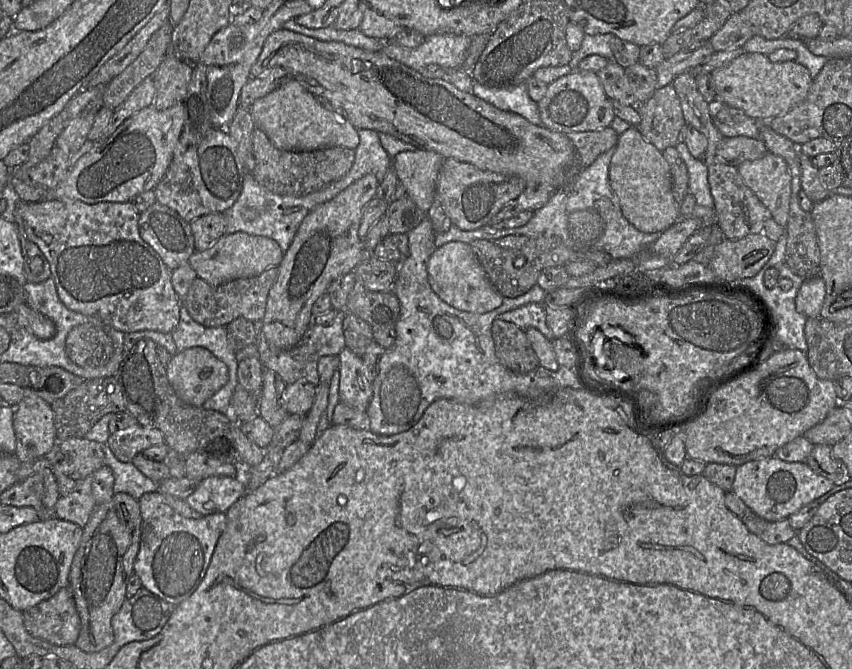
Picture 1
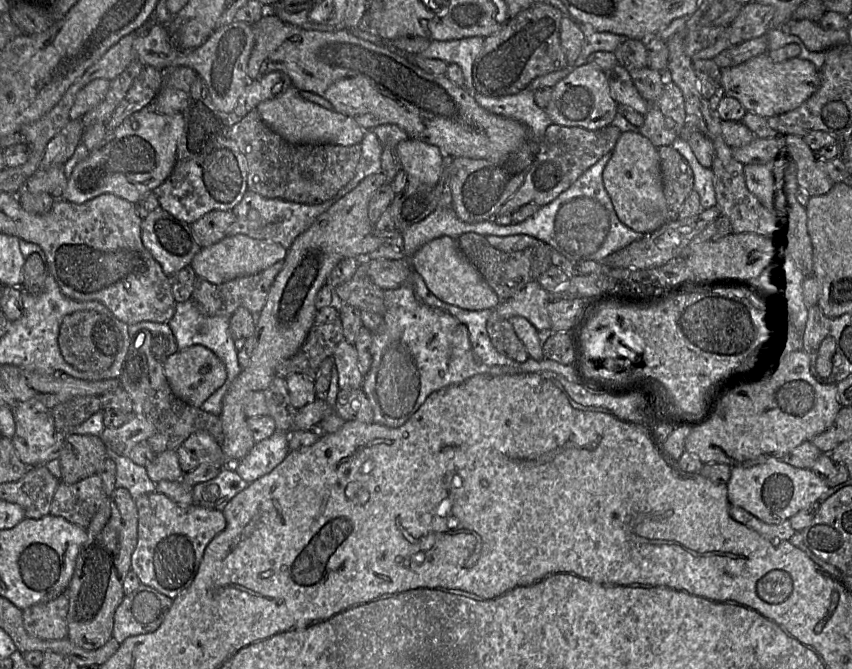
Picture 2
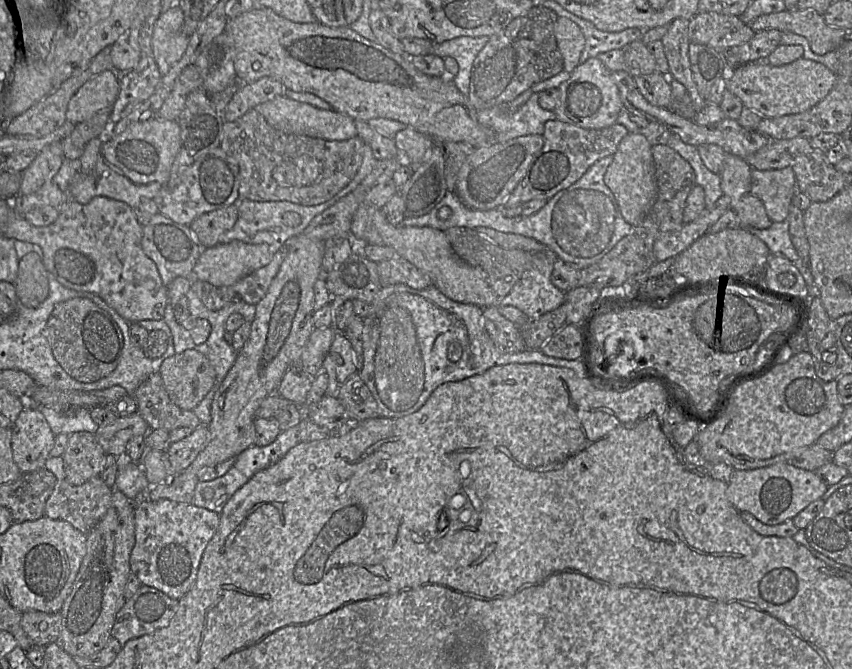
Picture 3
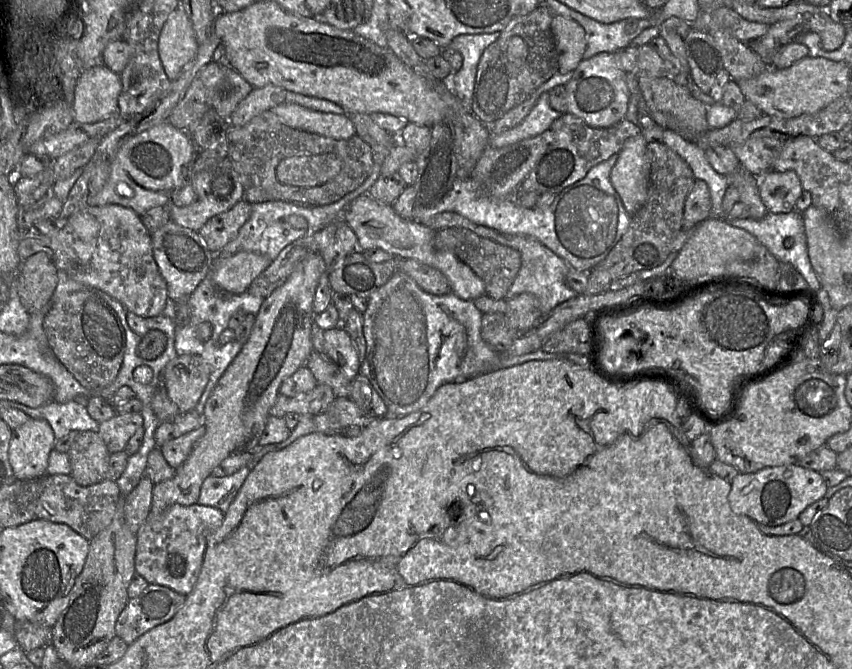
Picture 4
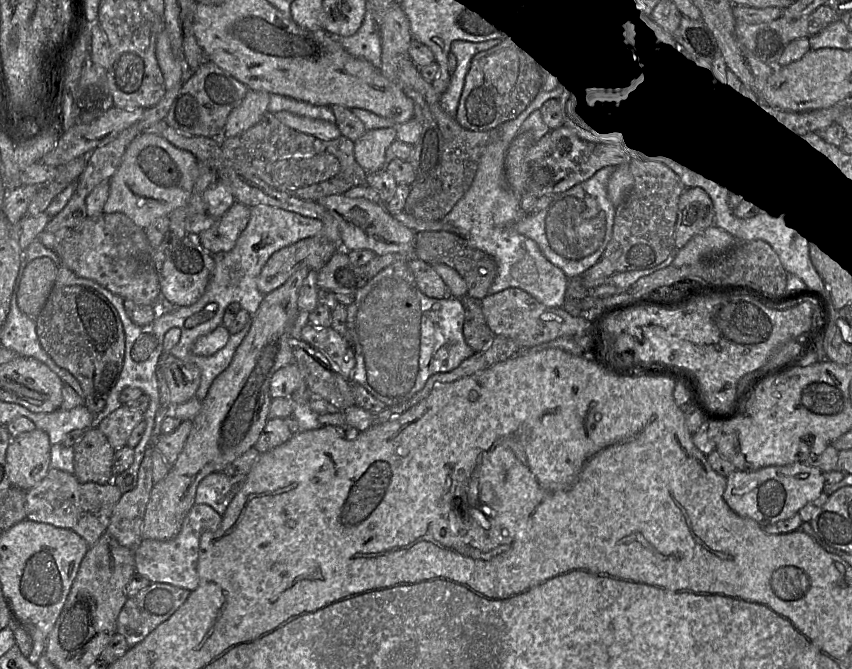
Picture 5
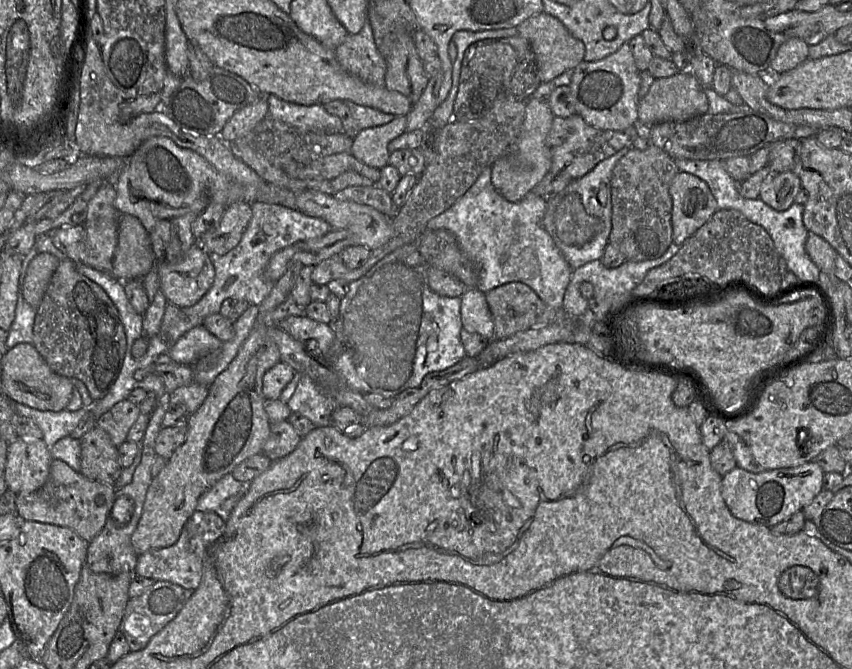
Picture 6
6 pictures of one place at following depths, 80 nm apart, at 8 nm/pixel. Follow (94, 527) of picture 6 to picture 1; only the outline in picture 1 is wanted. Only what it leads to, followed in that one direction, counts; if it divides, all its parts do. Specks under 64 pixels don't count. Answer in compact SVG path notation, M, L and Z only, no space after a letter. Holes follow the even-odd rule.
M90 475L79 481L70 493L60 496L56 503L56 517L84 527L97 507L92 481Z

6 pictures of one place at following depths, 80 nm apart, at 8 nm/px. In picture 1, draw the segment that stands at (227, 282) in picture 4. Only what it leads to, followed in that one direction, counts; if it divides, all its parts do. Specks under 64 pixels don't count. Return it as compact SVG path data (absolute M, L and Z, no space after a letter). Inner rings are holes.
M236 232L225 234L213 246L203 251L195 250L188 262L198 278L211 285L220 285L238 278L257 276L270 267L279 267L283 256L284 252L275 240Z

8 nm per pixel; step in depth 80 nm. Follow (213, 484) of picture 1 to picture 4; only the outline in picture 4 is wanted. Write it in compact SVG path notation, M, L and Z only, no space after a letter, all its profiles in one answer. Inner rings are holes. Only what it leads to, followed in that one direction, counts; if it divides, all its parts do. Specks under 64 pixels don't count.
M243 467L237 472L225 476L209 475L203 481L197 504L210 506L225 513L235 498L250 471L250 467Z

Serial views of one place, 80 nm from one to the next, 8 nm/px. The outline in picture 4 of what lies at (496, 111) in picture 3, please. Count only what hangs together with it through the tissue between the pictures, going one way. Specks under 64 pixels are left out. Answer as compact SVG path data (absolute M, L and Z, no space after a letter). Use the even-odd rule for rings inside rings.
M549 91L544 92L537 100L529 114L516 126L500 133L490 135L489 146L502 148L521 140L537 136L551 126L561 116L549 103Z

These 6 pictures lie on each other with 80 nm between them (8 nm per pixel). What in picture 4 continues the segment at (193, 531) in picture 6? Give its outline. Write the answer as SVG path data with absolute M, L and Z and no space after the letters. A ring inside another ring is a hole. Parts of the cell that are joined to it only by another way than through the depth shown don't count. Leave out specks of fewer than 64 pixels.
M197 503L190 506L173 504L160 517L147 517L136 533L135 571L148 584L167 586L187 596L198 579L209 532L217 530L224 513Z

